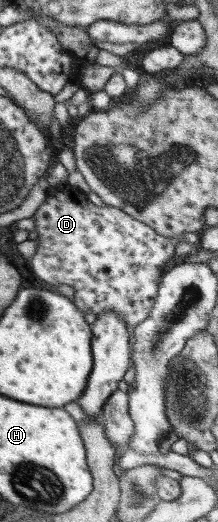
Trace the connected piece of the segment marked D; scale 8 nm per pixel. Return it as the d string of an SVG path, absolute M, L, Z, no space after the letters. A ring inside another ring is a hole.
M72 187L68 191L57 191L47 199L34 213L35 232L38 233L37 253L30 258L31 269L35 275L52 286L70 285L75 289L73 303L83 312L91 310L97 316L105 312L117 312L126 319L130 335L134 327L141 323L152 310L157 297L157 286L165 273L167 263L175 254L175 248L181 241L201 248L201 233L183 234L177 238L158 235L151 227L133 219L118 207L97 206L87 195Z

